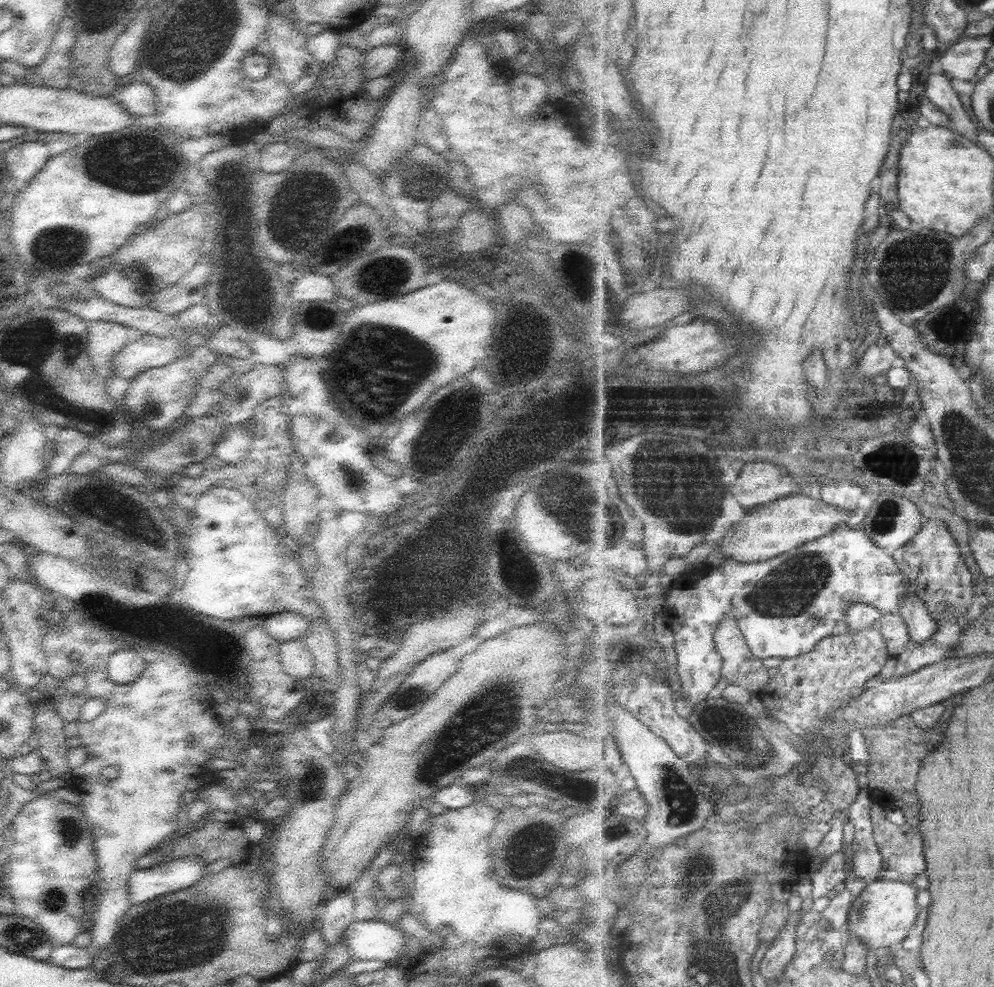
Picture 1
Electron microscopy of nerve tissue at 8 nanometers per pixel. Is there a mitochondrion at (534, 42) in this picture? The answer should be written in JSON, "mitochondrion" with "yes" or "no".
{"mitochondrion":"yes"}

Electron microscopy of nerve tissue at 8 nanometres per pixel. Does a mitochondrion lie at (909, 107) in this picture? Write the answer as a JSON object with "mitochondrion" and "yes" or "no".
{"mitochondrion":"no"}

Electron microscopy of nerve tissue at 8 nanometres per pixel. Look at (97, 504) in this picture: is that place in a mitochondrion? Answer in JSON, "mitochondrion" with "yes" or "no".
{"mitochondrion":"yes"}

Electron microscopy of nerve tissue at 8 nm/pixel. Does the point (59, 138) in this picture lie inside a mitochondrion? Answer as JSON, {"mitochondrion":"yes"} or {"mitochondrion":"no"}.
{"mitochondrion":"no"}

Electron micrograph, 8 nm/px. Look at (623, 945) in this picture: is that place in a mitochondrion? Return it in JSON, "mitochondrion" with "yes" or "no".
{"mitochondrion":"no"}

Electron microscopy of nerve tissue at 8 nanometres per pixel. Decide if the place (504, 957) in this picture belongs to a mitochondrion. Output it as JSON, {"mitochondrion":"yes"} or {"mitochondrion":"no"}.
{"mitochondrion":"no"}

